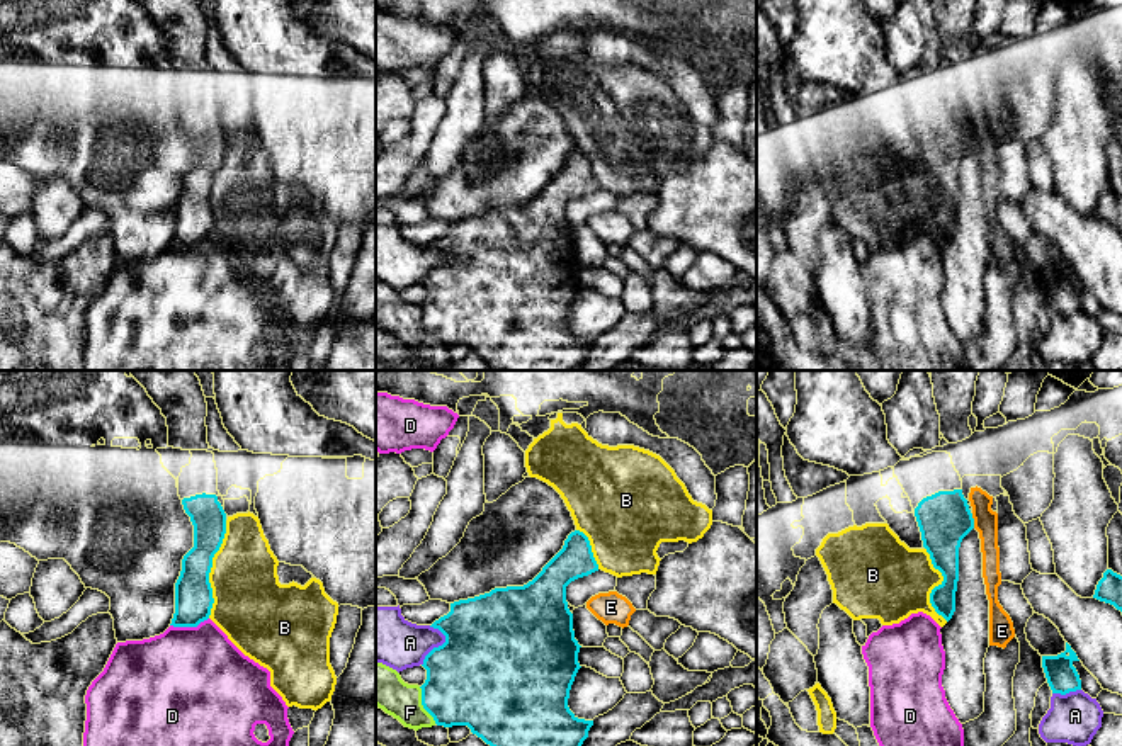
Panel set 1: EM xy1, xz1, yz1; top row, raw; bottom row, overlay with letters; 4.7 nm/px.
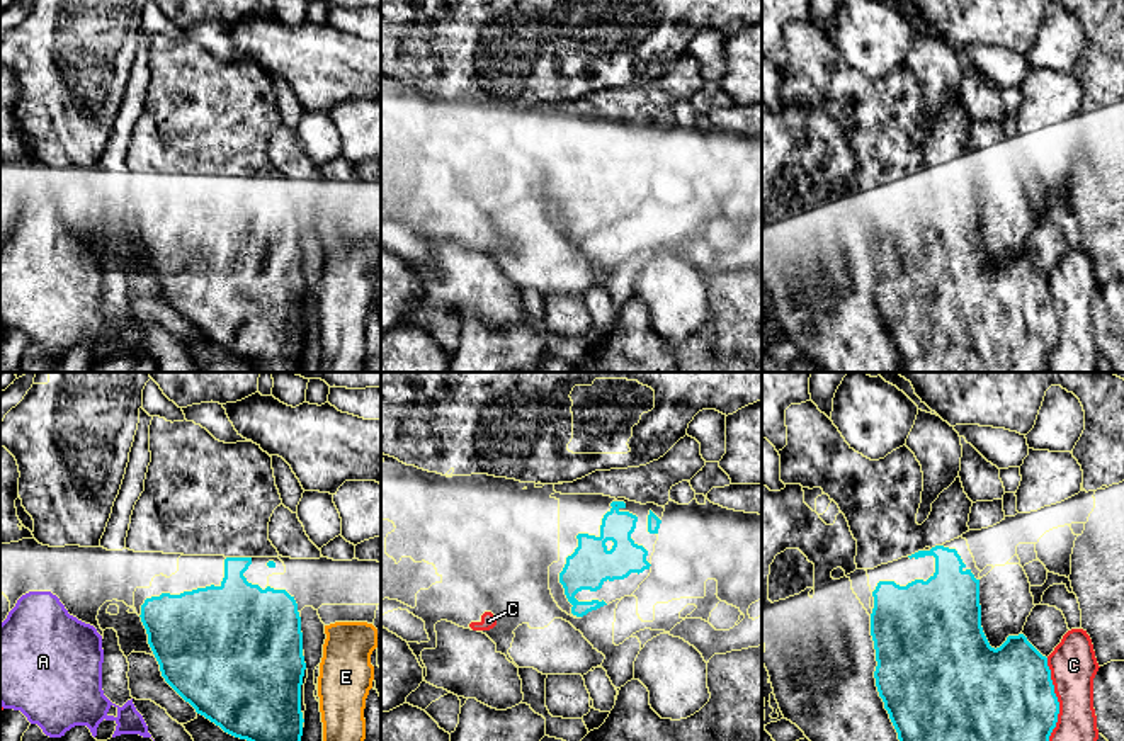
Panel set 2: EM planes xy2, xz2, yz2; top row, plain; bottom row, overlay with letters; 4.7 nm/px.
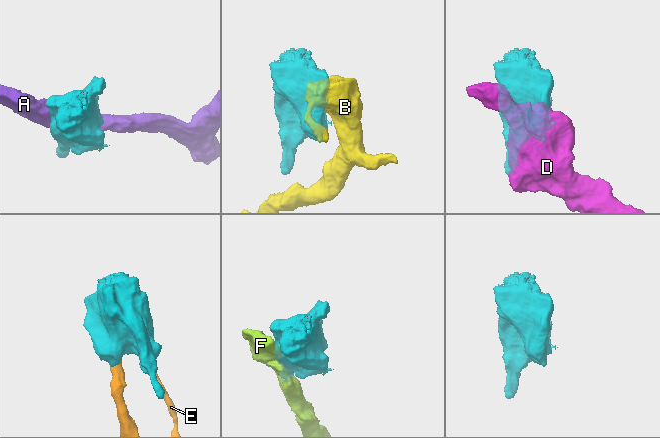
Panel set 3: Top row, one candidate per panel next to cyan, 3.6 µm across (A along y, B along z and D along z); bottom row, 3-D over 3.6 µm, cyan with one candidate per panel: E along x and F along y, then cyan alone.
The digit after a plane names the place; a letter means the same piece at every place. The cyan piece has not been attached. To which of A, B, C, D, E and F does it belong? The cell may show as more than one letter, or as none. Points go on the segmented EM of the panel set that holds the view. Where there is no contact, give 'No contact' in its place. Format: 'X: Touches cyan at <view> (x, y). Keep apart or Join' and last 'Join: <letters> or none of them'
A: Touches cyan at xz1 (439, 646). Keep apart
B: Touches cyan at xy1 (209, 570). Keep apart
C: Touches cyan at yz2 (1056, 699). Keep apart
D: Touches cyan at xy1 (189, 626). Keep apart
E: Touches cyan at yz1 (973, 520). Keep apart
F: Touches cyan at xz1 (422, 704). Keep apart
Join: none of them

